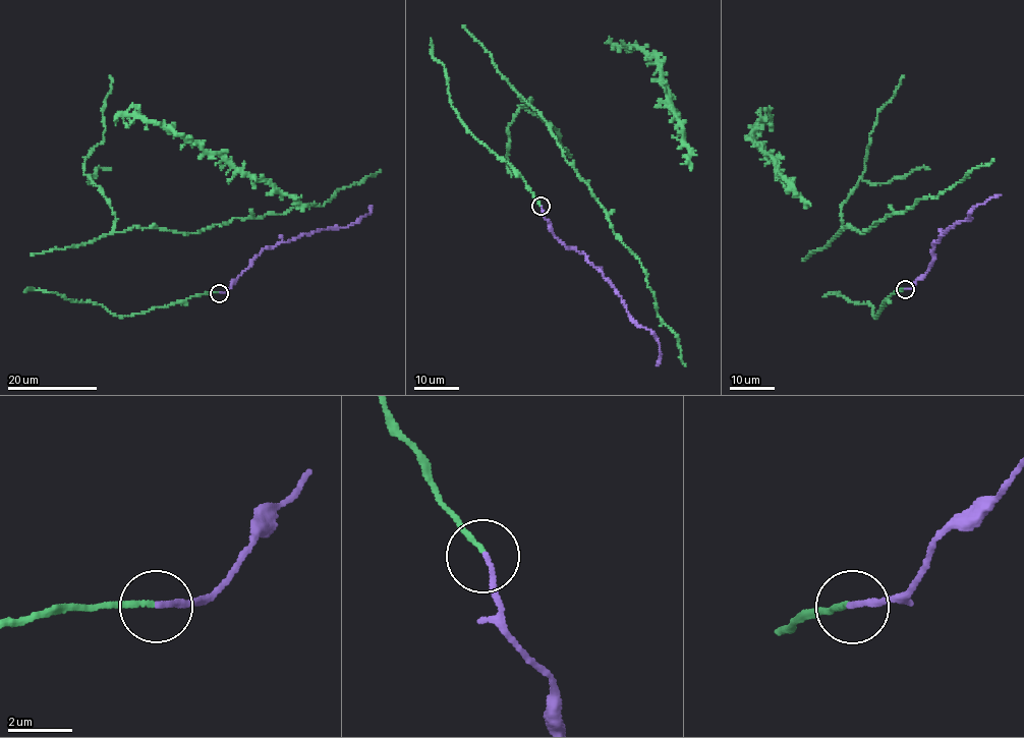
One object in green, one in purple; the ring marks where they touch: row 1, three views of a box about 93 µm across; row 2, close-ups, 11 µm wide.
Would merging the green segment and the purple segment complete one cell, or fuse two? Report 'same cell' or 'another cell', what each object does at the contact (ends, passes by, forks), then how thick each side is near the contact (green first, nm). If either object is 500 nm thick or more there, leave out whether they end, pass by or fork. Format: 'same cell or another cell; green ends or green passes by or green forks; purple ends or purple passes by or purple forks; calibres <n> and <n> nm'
same cell; green ends; purple ends; calibres 160 and 150 nm

